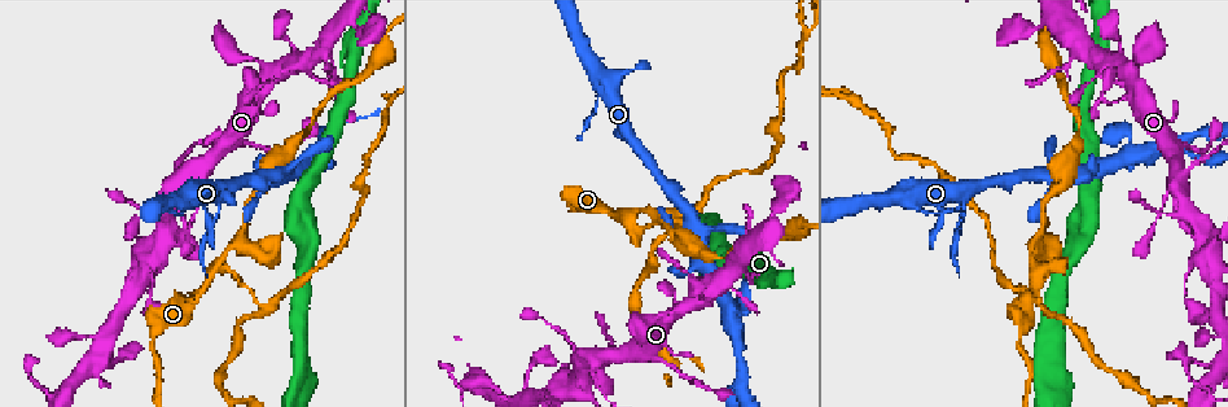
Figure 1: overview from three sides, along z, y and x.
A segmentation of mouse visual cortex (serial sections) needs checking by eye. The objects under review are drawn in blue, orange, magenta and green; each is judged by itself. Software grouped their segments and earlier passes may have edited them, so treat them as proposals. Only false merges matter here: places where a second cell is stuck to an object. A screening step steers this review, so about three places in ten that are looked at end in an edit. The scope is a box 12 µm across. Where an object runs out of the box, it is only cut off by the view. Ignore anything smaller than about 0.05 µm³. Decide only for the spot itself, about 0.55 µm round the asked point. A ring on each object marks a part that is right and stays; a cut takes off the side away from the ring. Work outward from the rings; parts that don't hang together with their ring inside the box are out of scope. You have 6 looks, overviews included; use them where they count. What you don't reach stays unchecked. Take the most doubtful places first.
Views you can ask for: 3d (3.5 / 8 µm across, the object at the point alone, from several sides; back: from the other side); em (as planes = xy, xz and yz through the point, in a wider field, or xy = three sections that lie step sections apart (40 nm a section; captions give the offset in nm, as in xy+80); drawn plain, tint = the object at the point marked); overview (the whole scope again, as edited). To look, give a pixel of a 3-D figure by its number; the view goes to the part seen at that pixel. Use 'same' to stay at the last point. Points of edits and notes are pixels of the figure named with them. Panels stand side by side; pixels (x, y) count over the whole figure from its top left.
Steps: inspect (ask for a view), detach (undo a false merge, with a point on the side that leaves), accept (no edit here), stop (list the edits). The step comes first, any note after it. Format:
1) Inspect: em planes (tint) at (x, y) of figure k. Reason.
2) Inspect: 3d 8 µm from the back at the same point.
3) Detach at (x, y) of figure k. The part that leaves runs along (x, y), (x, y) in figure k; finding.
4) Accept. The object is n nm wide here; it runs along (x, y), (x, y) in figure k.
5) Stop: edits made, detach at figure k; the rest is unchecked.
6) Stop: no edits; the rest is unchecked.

Inspect: 3d 3.5 µm at (210, 279) of figure 1. Three-way junction.

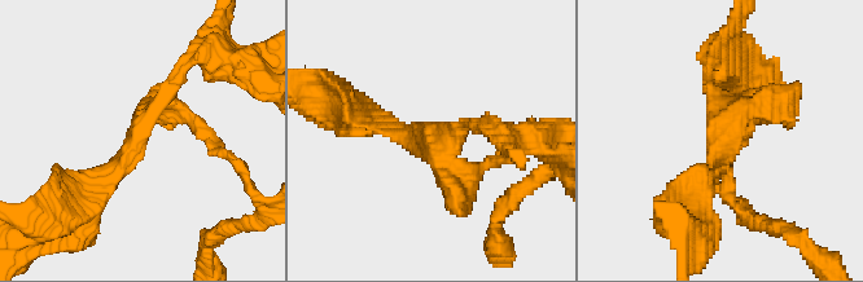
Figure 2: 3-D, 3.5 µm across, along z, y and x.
Inspect: em xy step 5 (tint) at (134, 135) of figure 2. 3 arms meet here; the arms are 150, 200, 250 nm wide; need the tissue.

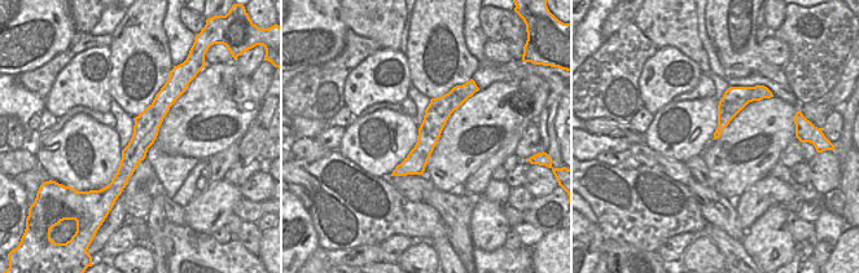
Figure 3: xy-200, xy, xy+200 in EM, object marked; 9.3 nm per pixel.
Detach at (202, 130) of figure 2. A second cell is stuck on.

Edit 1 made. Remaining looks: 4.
Inspect: overview. See it whole again.

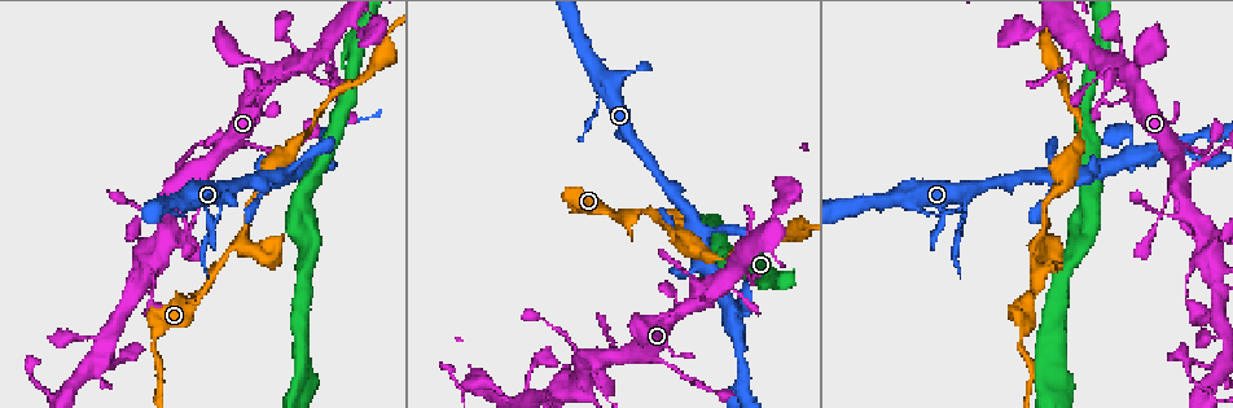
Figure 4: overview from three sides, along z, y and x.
Inspect: 3d 3.5 µm at (563, 391) of figure 4. Narrows sharply.

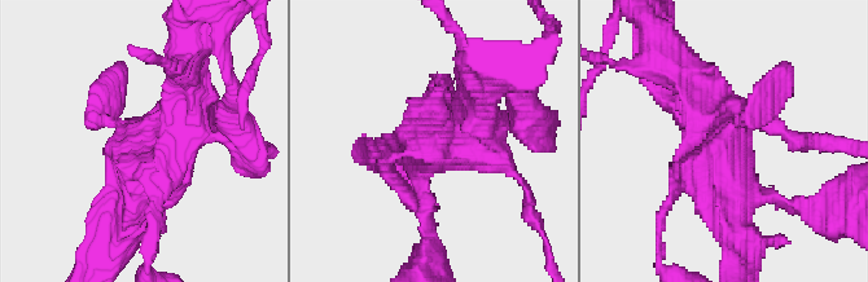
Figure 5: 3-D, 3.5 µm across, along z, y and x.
Inspect: em planes (tint) at (436, 145) of figure 5.

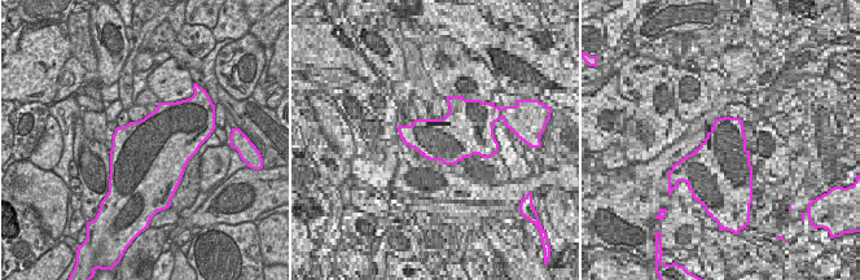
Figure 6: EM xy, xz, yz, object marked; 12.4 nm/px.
Accept. It runs along (189, 86), (189, 122), (122, 228) in figure 5; continuous, no second cell.

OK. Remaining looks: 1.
Stop: edits made, detach at figure 2; the rest is unchecked.

